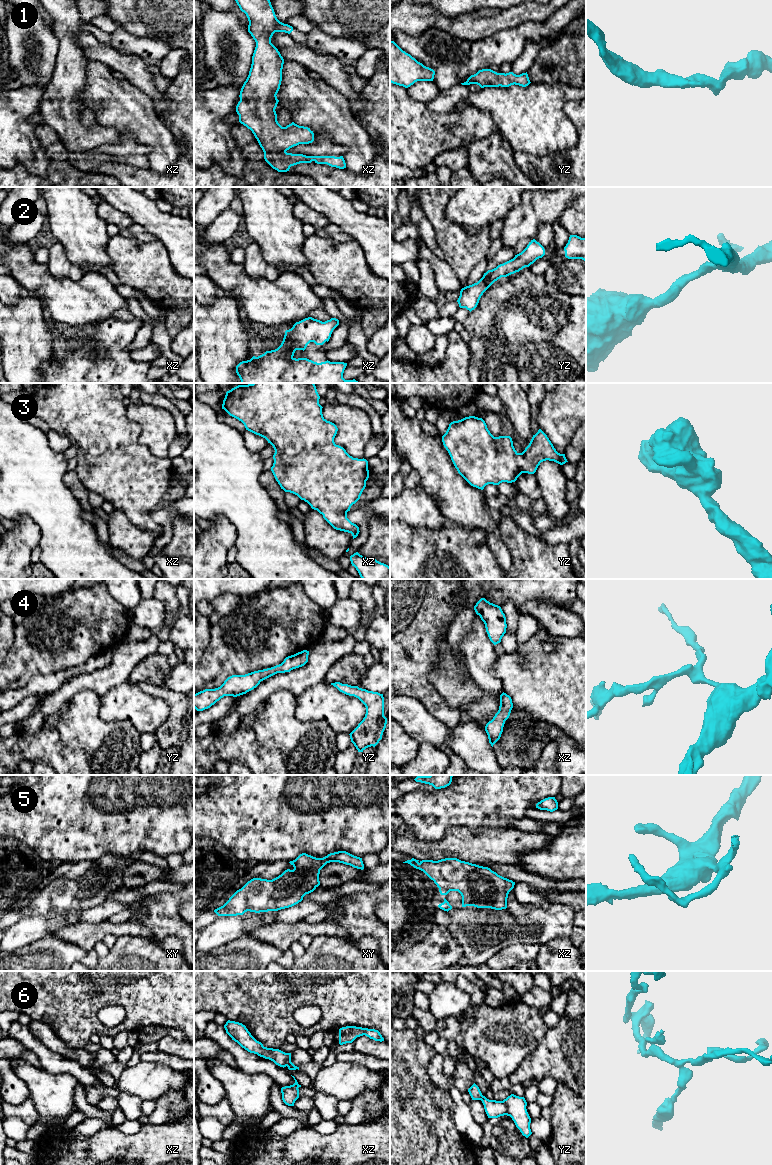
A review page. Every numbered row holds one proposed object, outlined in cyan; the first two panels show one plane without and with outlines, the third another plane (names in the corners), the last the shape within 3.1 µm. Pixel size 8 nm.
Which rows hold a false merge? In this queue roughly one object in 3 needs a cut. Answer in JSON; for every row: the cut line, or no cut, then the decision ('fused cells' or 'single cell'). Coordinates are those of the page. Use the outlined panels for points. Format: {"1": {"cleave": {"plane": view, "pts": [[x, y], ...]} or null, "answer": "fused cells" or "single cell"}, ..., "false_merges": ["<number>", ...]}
{"1": {"cleave": null, "answer": "single cell"}, "2": {"cleave": null, "answer": "single cell"}, "3": {"cleave": null, "answer": "single cell"}, "4": {"cleave": null, "answer": "single cell"}, "5": {"cleave": null, "answer": "single cell"}, "6": {"cleave": {"plane": "yz", "pts": [[483, 1096], [481, 1100]]}, "answer": "fused cells"}, "false_merges": ["6"]}

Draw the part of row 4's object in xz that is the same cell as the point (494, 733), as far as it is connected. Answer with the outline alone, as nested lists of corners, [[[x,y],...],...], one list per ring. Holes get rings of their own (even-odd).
[[[503,692],[500,695],[498,712],[485,726],[485,731],[492,747],[500,739],[505,721],[509,718],[512,708],[513,703],[511,697]]]

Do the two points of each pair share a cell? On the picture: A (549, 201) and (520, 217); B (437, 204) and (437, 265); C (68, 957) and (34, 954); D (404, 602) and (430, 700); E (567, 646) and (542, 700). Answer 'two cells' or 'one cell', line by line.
A: one cell
B: two cells
C: one cell
D: two cells
E: one cell

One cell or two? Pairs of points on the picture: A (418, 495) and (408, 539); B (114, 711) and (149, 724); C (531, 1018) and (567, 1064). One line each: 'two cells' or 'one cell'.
A: two cells
B: one cell
C: two cells

